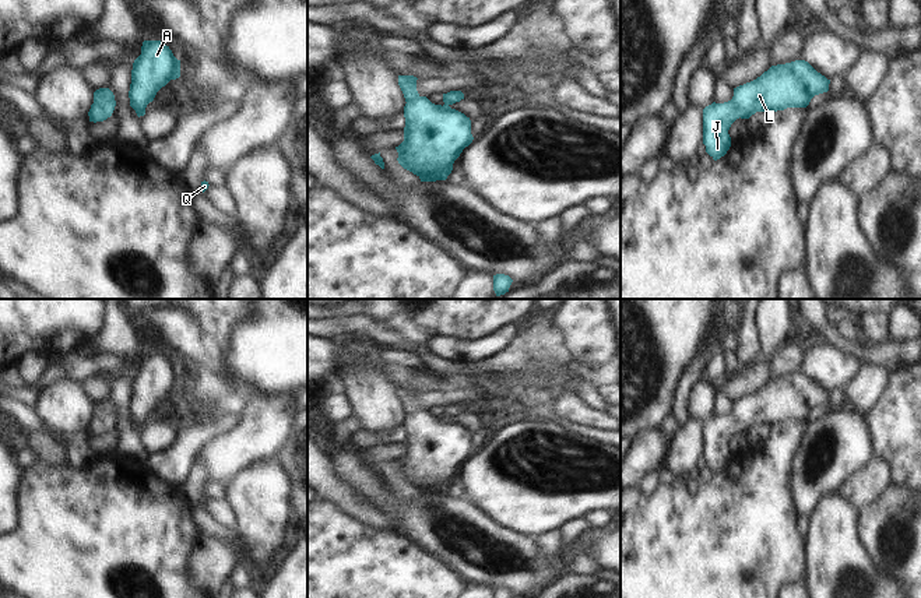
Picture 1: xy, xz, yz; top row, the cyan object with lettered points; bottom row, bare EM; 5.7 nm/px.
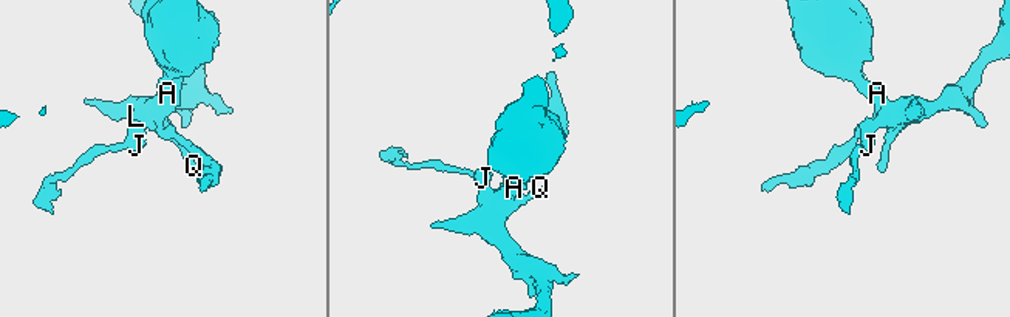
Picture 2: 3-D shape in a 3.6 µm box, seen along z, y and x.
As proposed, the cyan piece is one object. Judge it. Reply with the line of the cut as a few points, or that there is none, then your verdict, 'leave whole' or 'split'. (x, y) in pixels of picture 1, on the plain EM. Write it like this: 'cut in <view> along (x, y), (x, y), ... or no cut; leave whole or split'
no cut; leave whole

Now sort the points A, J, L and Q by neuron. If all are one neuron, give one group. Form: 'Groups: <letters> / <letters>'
Groups: A J L Q.

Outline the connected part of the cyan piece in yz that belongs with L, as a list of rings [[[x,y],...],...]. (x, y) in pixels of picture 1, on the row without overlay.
[[[795,373],[771,379],[756,393],[734,401],[734,409],[724,416],[703,422],[703,457],[706,465],[720,472],[731,460],[728,443],[737,432],[749,432],[756,425],[806,421],[815,408],[829,404],[830,393],[808,374]]]

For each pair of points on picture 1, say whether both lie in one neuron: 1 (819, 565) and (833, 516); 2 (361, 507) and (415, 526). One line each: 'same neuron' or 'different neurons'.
1: same neuron
2: different neurons

